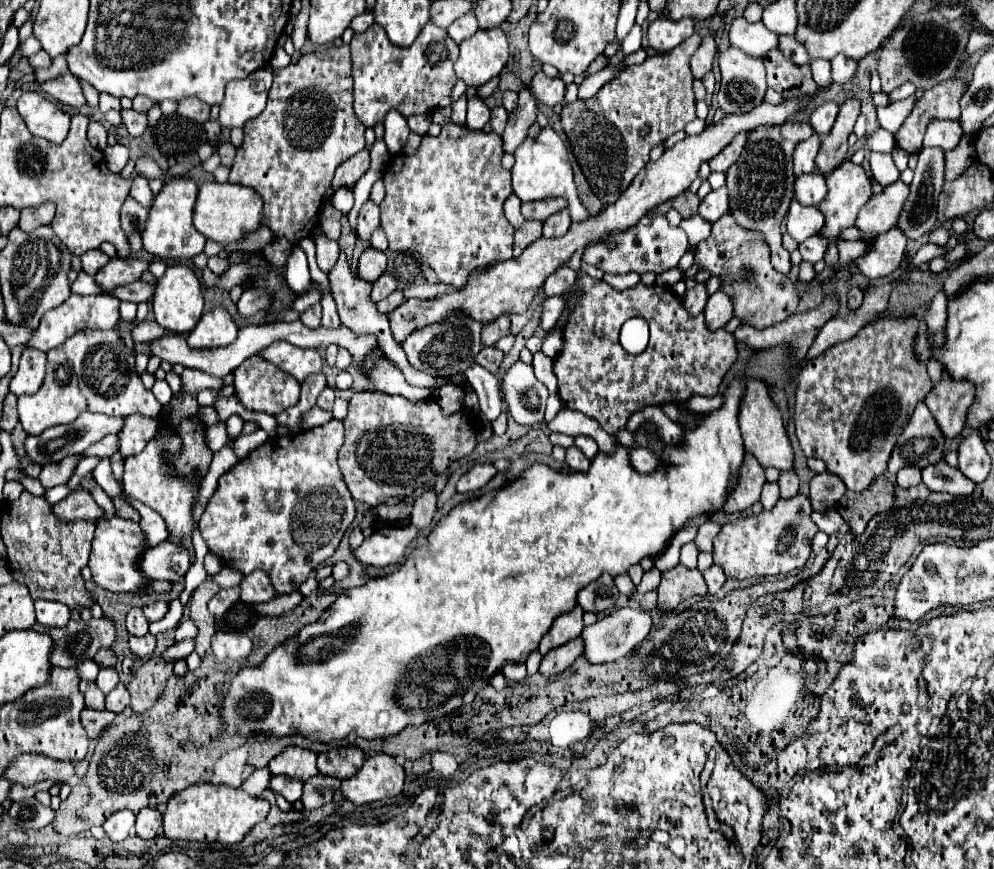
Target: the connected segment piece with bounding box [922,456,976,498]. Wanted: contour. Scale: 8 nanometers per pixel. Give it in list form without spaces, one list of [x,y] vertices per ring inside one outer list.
[[[944,456],[922,470],[922,482],[932,490],[932,492],[948,492],[956,498],[960,496],[970,496],[976,488],[976,482],[968,480],[958,468],[952,468],[946,464]]]

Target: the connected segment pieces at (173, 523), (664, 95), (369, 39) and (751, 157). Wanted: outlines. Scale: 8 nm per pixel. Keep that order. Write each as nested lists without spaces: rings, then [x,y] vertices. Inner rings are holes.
[[[186,368],[182,372],[182,390],[178,394],[172,396],[172,400],[162,406],[162,412],[158,416],[158,432],[156,436],[146,444],[146,448],[136,454],[136,456],[128,456],[124,460],[124,476],[122,476],[122,484],[124,484],[124,492],[150,506],[152,510],[156,510],[168,528],[168,534],[178,538],[180,542],[188,542],[192,540],[192,532],[194,532],[194,506],[198,502],[200,496],[200,488],[202,488],[202,480],[190,480],[188,474],[174,474],[174,464],[172,460],[182,452],[182,436],[180,436],[180,424],[184,420],[196,418],[198,416],[198,392],[210,388],[210,390],[220,390],[224,386],[222,380],[216,380],[212,376],[204,376],[202,372],[194,372],[190,368]]]
[[[694,34],[684,44],[680,44],[680,48],[672,52],[648,56],[642,64],[624,68],[616,78],[606,82],[600,88],[600,92],[592,96],[590,100],[576,100],[564,106],[560,118],[562,118],[562,128],[568,136],[570,148],[590,188],[604,204],[614,204],[620,198],[624,188],[628,188],[634,176],[648,164],[648,154],[654,146],[662,144],[674,132],[684,130],[684,126],[696,118],[696,106],[694,106],[694,96],[692,96],[694,74],[690,68],[690,58],[698,50],[700,42],[702,42],[700,34]],[[644,126],[648,126],[648,134],[642,134]]]
[[[372,24],[366,32],[354,34],[350,42],[352,54],[352,78],[354,78],[354,112],[358,120],[374,128],[382,124],[390,110],[398,110],[402,116],[432,114],[438,102],[450,96],[456,74],[454,64],[458,60],[458,46],[446,30],[436,24],[426,24],[420,36],[408,48],[396,48],[380,24]]]
[[[786,120],[778,126],[758,126],[752,132],[748,132],[748,142],[740,154],[740,158],[734,162],[734,166],[726,172],[726,188],[728,188],[728,200],[730,200],[730,214],[744,230],[758,230],[764,234],[766,244],[772,252],[772,266],[788,274],[790,254],[782,248],[782,234],[780,224],[788,214],[788,206],[794,198],[794,172],[792,172],[792,152],[794,146],[810,138],[812,126],[808,122],[794,122]]]

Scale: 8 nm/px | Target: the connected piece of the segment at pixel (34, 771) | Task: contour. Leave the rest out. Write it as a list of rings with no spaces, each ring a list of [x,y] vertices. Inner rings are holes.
[[[24,754],[12,762],[6,772],[6,780],[22,786],[30,786],[42,780],[66,782],[74,774],[74,766],[68,760],[56,760],[44,754]]]

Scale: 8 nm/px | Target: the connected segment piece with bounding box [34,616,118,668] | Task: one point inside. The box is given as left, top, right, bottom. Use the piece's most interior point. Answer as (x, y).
(78, 641)

